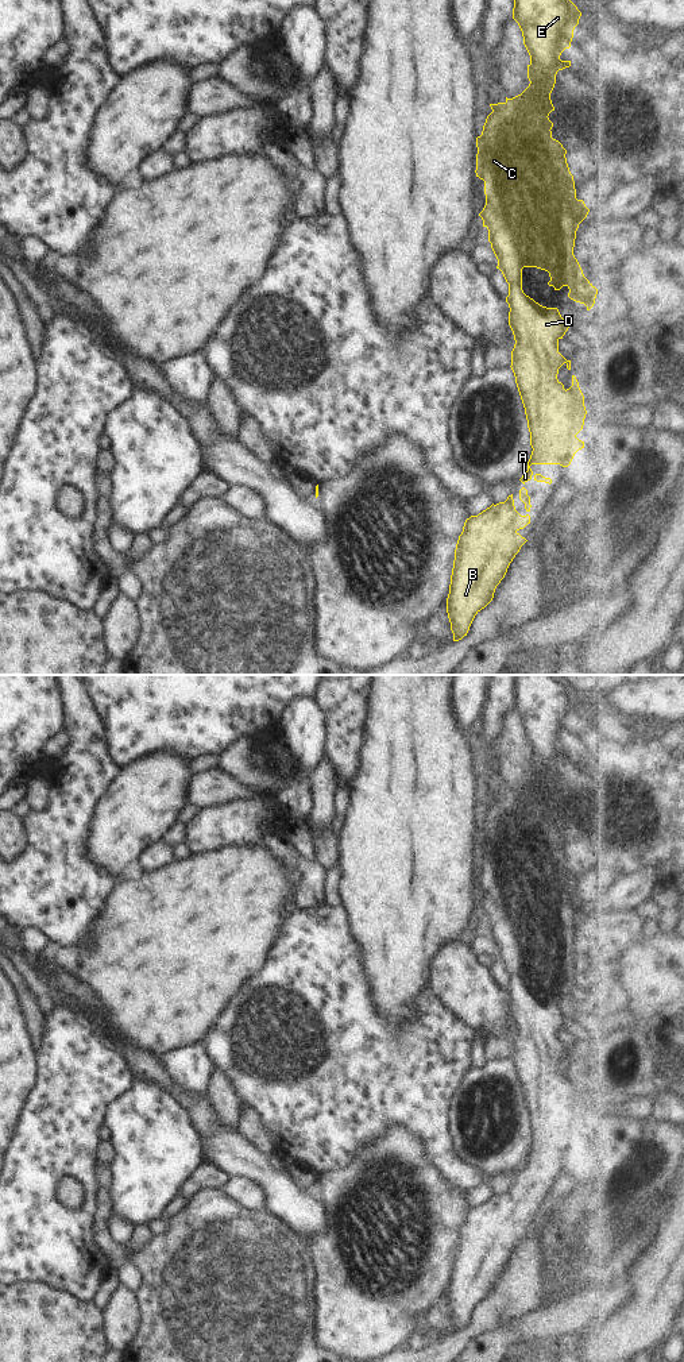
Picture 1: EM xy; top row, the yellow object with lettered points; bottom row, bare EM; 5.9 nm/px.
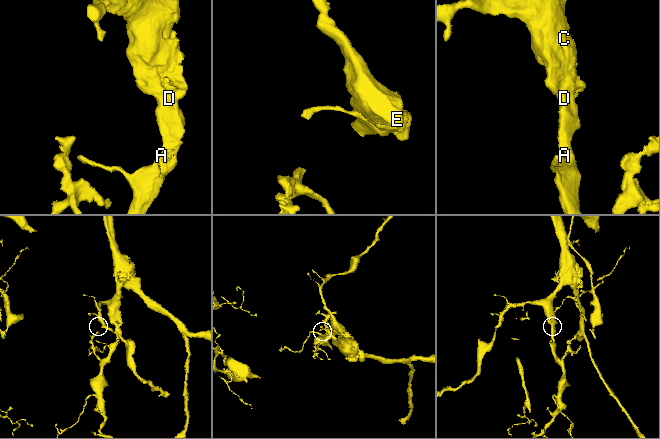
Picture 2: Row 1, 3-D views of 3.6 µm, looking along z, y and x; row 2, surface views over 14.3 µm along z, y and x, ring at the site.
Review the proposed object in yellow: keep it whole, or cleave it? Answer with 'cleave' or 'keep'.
keep

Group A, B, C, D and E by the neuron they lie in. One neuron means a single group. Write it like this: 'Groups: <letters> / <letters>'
Groups: A B C D E.

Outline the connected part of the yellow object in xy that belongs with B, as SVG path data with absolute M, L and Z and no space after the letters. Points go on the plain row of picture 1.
M513 1185L465 1211L447 1289L453 1332L467 1327L475 1307L492 1292L510 1254L528 1232L518 1224L528 1215L530 1207L515 1201Z

